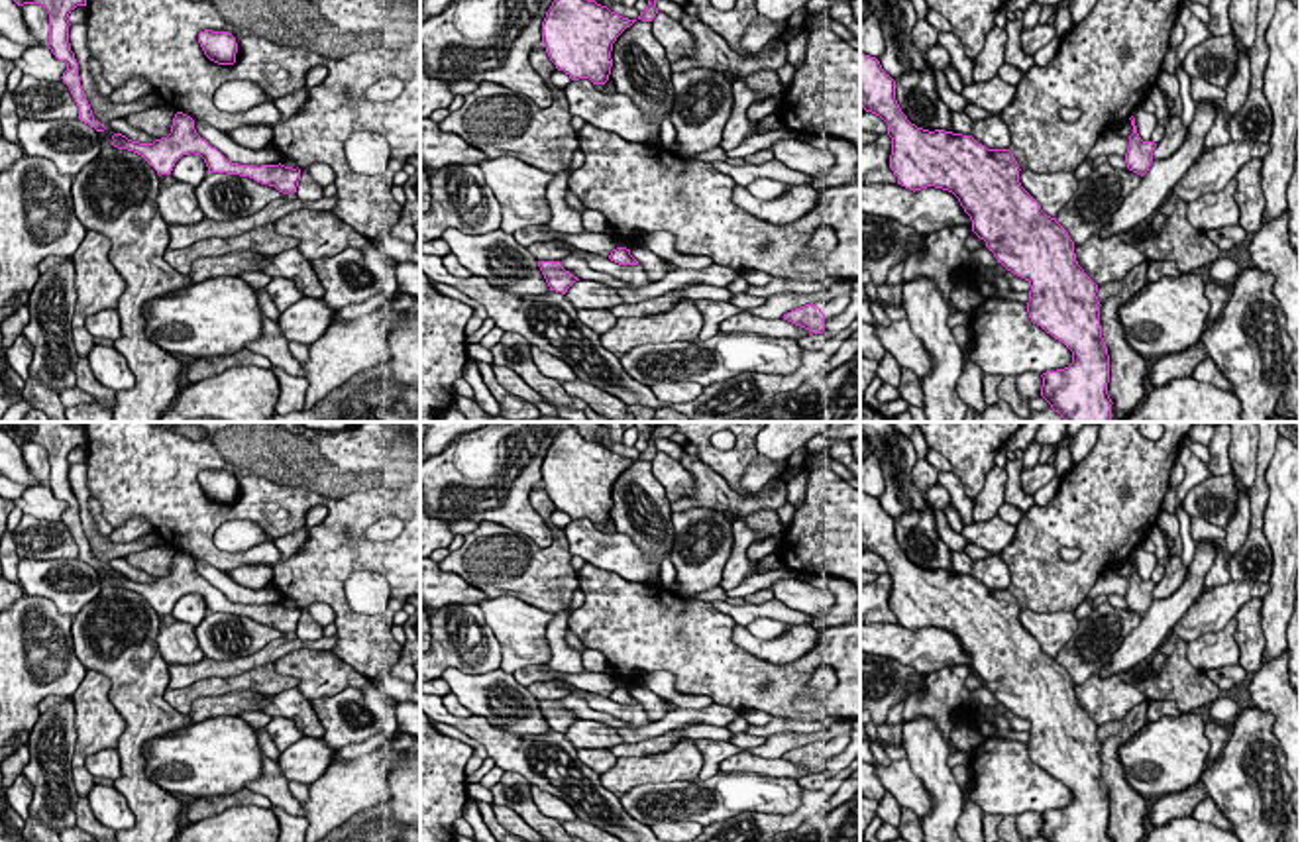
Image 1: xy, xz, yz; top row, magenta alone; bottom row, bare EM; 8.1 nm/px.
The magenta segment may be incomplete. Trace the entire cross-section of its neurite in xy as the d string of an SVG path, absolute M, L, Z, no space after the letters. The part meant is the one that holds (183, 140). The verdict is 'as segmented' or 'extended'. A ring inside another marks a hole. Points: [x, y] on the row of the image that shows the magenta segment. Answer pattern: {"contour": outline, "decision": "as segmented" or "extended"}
{"contour": "M183 112L173 118L171 133L155 139L153 143L132 141L122 133L112 135L112 145L141 155L157 175L171 175L175 163L183 155L200 155L208 167L208 173L228 173L249 177L261 184L275 186L279 192L297 192L300 181L300 169L285 165L238 165L228 161L216 147L202 139L194 130L194 120Z", "decision": "as segmented"}

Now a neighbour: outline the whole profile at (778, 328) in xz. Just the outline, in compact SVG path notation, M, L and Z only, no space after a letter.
M740 312L723 320L719 332L748 332L770 340L784 340L784 338L799 340L811 336L809 330L795 326L784 318L766 320L750 312Z

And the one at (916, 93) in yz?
M931 69L907 73L895 79L895 100L907 120L917 128L954 133L950 106L939 96Z

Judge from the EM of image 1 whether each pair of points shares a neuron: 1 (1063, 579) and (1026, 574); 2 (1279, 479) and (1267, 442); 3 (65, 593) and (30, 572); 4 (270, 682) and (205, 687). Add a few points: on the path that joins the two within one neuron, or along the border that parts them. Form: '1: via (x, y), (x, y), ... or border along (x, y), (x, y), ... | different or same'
1: via (1053, 579), (1041, 579), (1035, 574) | same
2: border along (1277, 442), (1265, 473), (1265, 501) | different
3: via (57, 587), (50, 587), (38, 578) | same
4: via (254, 682), (220, 685) | same

